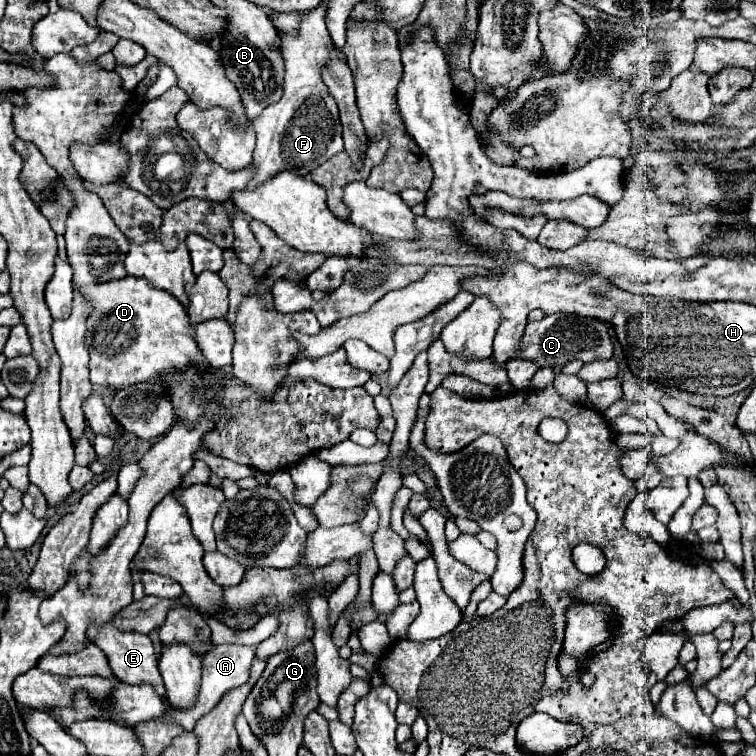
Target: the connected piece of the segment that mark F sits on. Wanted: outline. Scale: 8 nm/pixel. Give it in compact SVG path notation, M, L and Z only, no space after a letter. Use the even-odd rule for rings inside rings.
M321 4L315 10L301 14L299 36L285 32L279 32L279 36L283 40L285 60L283 96L253 120L257 146L251 164L255 166L255 178L251 178L245 190L255 190L255 186L261 186L267 178L273 178L283 170L307 176L311 170L327 162L327 158L343 150L337 104L321 80L321 70L331 54L331 36L325 26L325 6Z

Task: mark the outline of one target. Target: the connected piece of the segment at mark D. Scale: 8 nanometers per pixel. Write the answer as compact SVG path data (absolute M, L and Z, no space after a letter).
M125 276L105 284L83 286L79 292L91 304L85 342L91 354L89 372L95 386L121 390L159 374L187 370L189 362L203 364L185 308L171 294L151 288L145 278Z

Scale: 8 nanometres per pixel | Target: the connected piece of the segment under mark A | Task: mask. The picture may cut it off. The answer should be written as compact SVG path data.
M213 646L205 656L203 656L203 678L201 678L201 686L199 686L199 698L195 702L195 706L191 710L167 710L167 714L163 714L163 718L157 718L159 722L179 722L179 726L183 726L183 730L193 730L195 722L211 712L215 708L215 704L223 698L225 692L241 686L247 682L249 678L249 668L251 668L251 660L255 658L255 646Z

